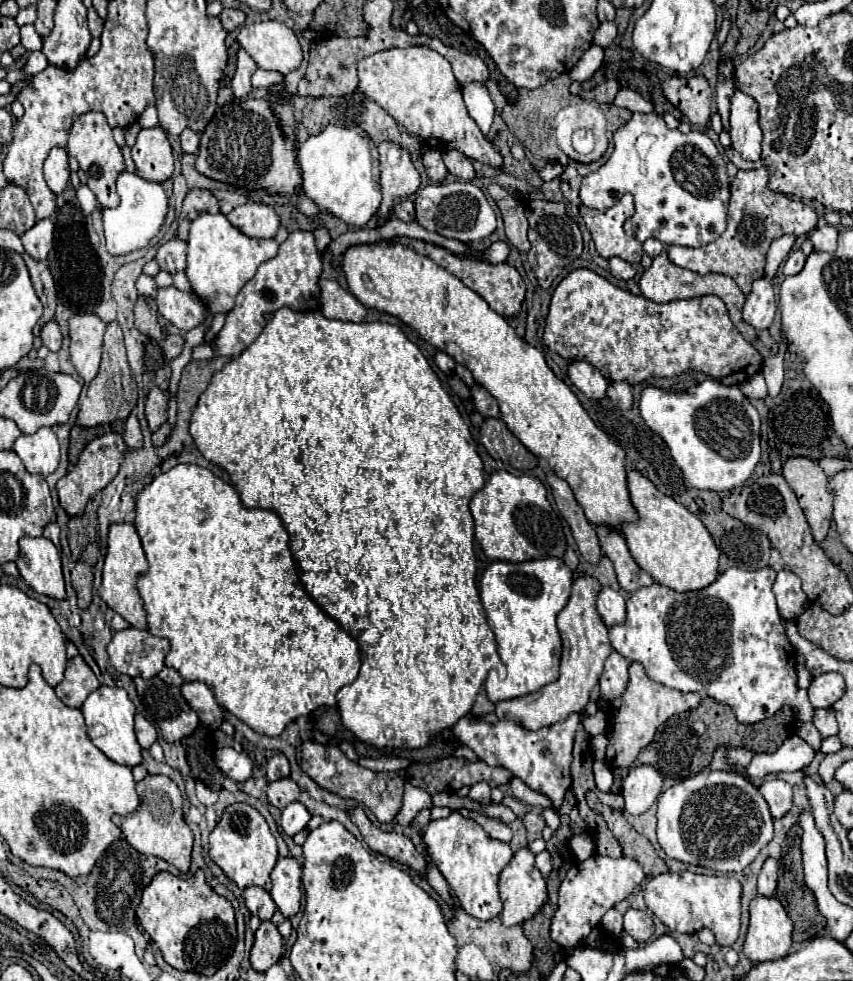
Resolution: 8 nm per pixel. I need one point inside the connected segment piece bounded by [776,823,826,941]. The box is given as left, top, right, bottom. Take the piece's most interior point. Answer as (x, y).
(792, 892)

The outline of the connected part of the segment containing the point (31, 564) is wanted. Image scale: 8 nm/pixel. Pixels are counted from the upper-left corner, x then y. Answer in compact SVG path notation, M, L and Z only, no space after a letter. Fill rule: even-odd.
M22 537L20 557L16 561L22 579L40 595L66 599L60 553L50 539Z

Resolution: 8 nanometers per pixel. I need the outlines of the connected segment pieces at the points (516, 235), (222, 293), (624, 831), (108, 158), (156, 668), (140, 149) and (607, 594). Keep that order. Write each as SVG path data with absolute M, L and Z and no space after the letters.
M488 185L488 193L496 201L496 205L500 207L506 237L508 237L510 245L514 245L518 251L528 251L530 249L530 241L526 235L528 233L528 219L524 215L522 203L500 185Z
M204 213L204 215L198 215L198 219L194 219L192 225L190 225L190 239L188 239L188 251L186 251L186 259L188 259L186 275L188 275L190 283L192 283L194 293L200 297L200 301L212 313L228 313L234 307L236 295L240 293L244 283L250 281L256 275L256 269L264 261L270 261L276 253L278 253L278 243L274 239L252 239L252 237L246 237L244 233L240 233L236 227L230 225L226 215L222 215L222 213L216 213L216 215Z
M592 791L586 793L586 801L588 801L590 809L598 811L606 819L606 823L612 829L614 837L620 841L620 845L624 849L624 855L630 857L630 859L634 859L634 861L638 861L648 877L654 877L654 875L660 875L660 873L668 871L668 865L656 855L652 843L644 835L640 835L626 821L626 817L622 815L622 811L612 811L608 805L600 803L600 799Z
M90 111L90 113L80 115L74 121L72 129L70 129L66 151L72 157L76 157L76 161L80 163L80 169L86 173L86 177L88 177L86 185L96 195L98 205L100 207L116 207L120 203L120 199L118 199L118 193L116 193L114 183L116 183L118 175L126 169L126 165L124 165L124 157L122 157L120 147L112 139L112 129L106 123L106 117L102 113L96 113L96 111Z
M128 627L114 633L108 643L108 655L112 665L124 673L142 679L152 679L164 667L164 659L170 651L170 641L160 639L144 629Z
M142 129L138 133L136 145L132 147L132 159L136 163L138 177L154 183L164 183L170 179L174 171L174 155L164 129Z
M602 587L598 601L596 601L598 613L602 617L602 621L606 623L606 627L610 625L620 625L626 621L626 605L624 605L624 597L614 591L612 587Z

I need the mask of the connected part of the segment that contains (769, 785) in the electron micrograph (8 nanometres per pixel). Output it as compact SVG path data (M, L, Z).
M782 779L764 781L758 787L758 791L766 799L774 819L780 819L790 811L790 807L792 807L792 785L788 785L786 781L782 781Z

